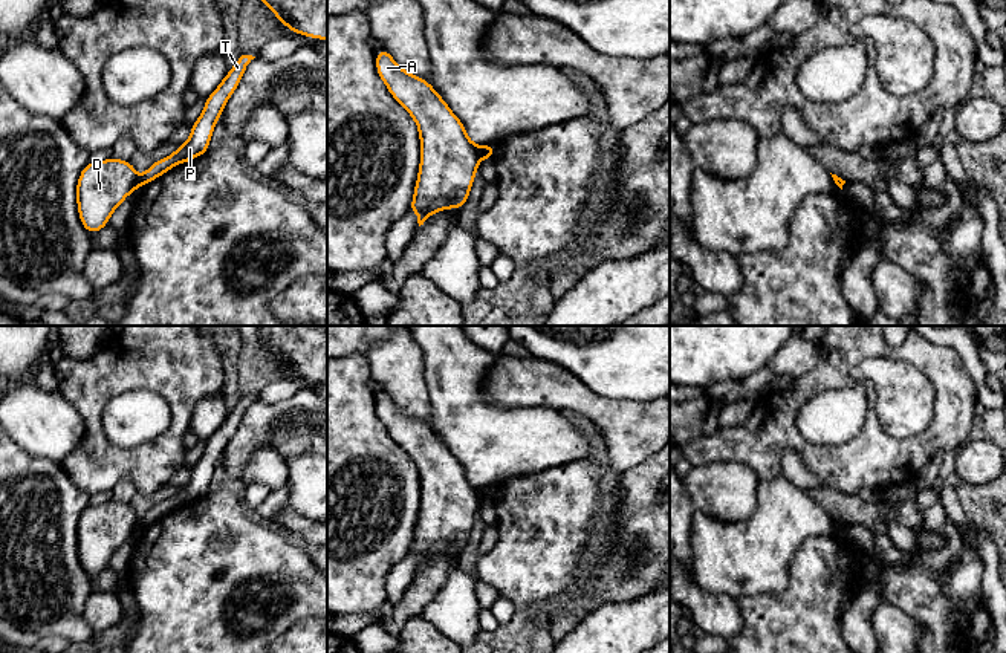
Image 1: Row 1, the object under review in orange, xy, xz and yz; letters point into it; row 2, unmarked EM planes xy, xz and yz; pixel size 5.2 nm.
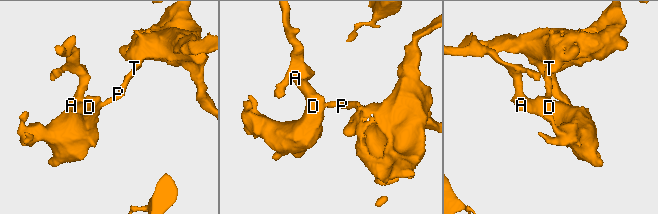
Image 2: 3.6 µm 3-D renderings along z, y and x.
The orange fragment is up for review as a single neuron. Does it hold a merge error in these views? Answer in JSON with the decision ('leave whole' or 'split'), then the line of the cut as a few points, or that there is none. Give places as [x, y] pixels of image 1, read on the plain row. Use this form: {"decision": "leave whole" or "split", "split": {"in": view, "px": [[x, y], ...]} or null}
{"decision": "split", "split": {"in": "xy", "px": [[138, 520], [139, 528]]}}

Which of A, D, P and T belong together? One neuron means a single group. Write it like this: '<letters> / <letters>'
A D / P T

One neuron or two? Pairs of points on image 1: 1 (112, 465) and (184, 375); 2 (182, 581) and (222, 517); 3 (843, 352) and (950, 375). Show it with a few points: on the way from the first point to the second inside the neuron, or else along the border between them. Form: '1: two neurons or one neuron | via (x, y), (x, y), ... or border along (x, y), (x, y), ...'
1: one neuron | via (142, 465), (175, 433), (181, 421), (182, 406)
2: one neuron | via (197, 566), (211, 552), (216, 532)
3: one neuron | via (869, 349), (924, 354)

